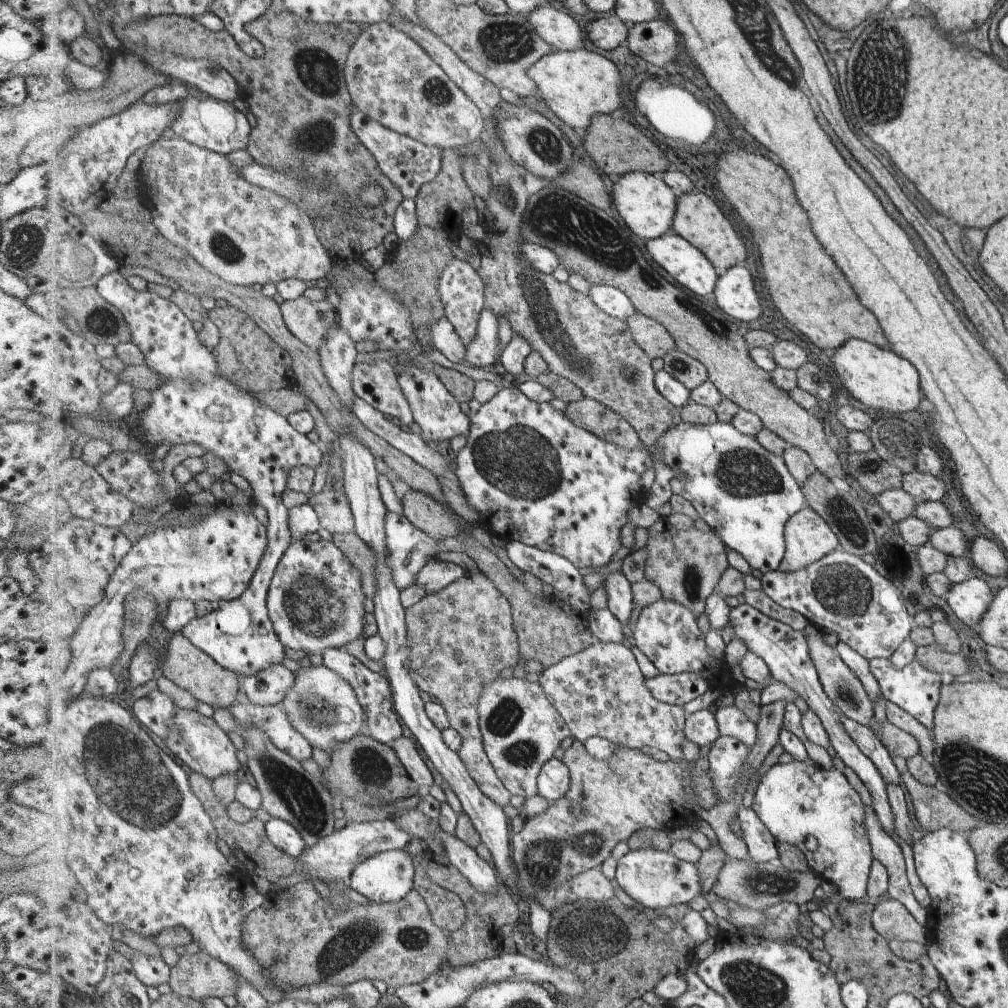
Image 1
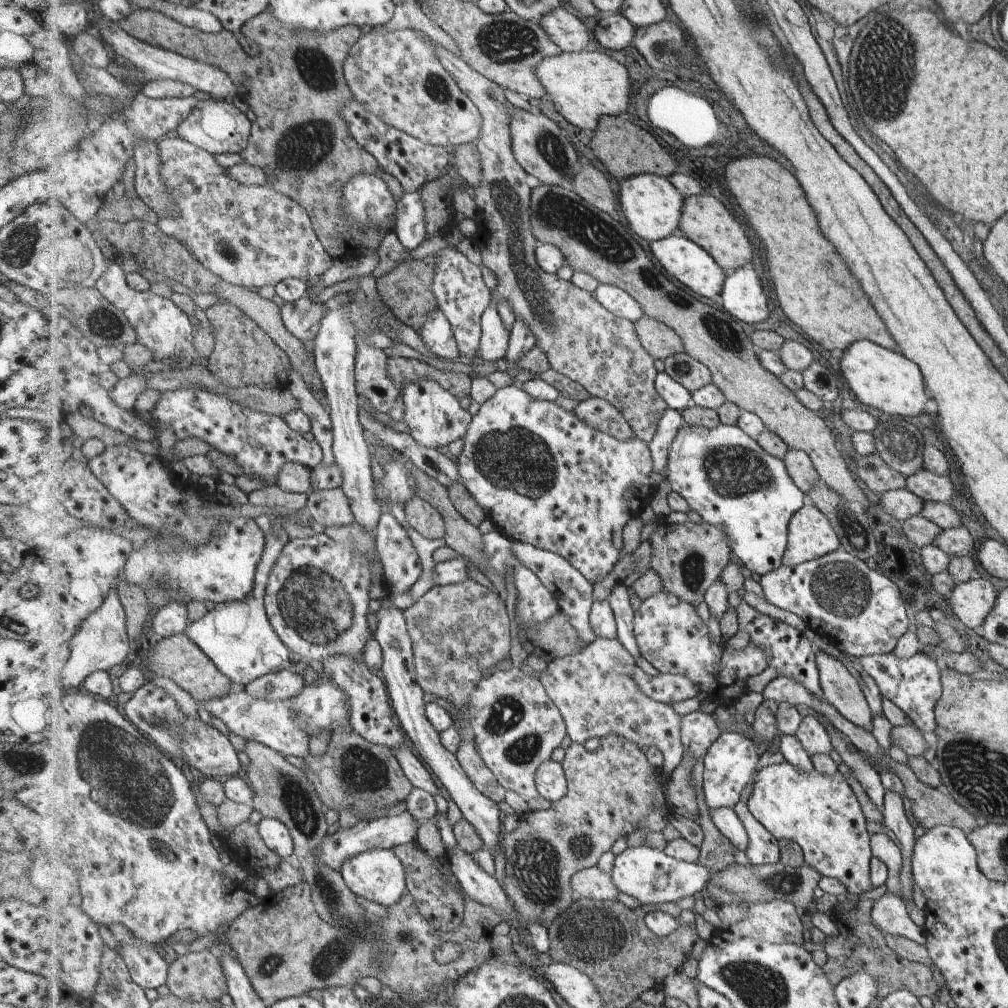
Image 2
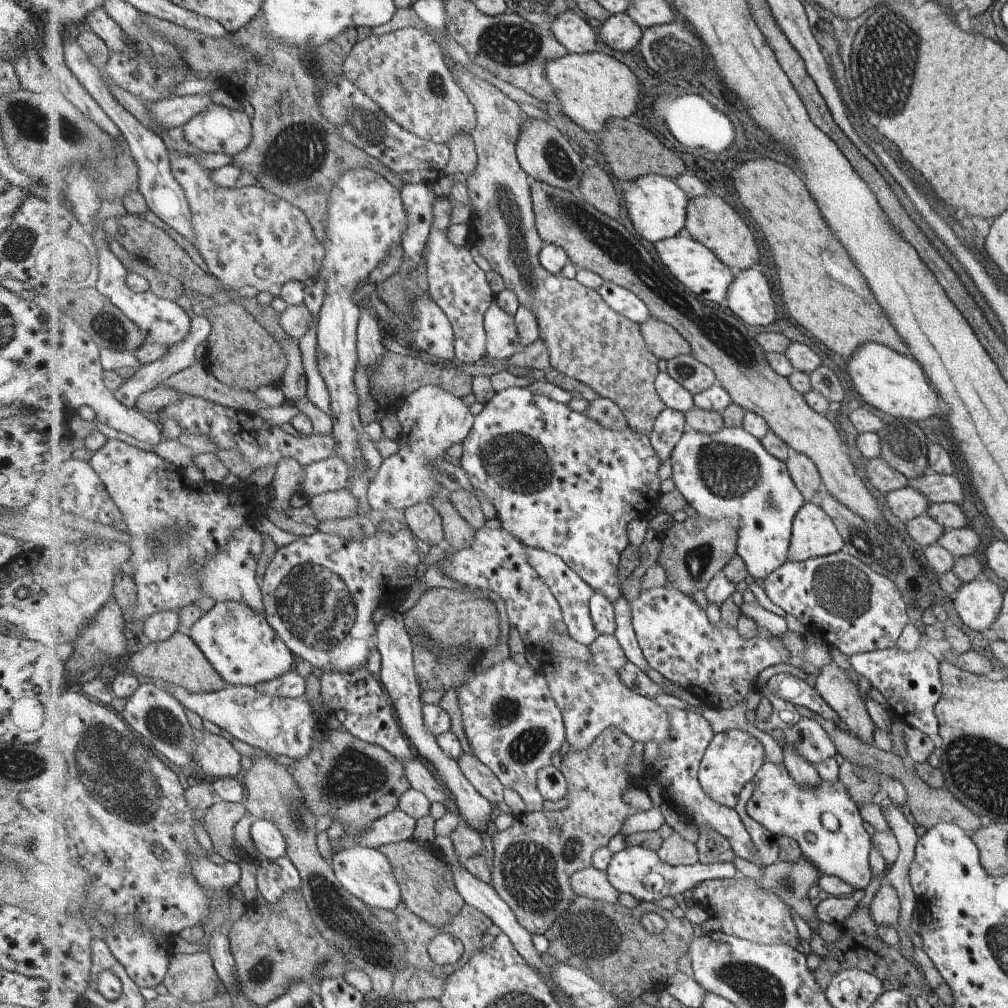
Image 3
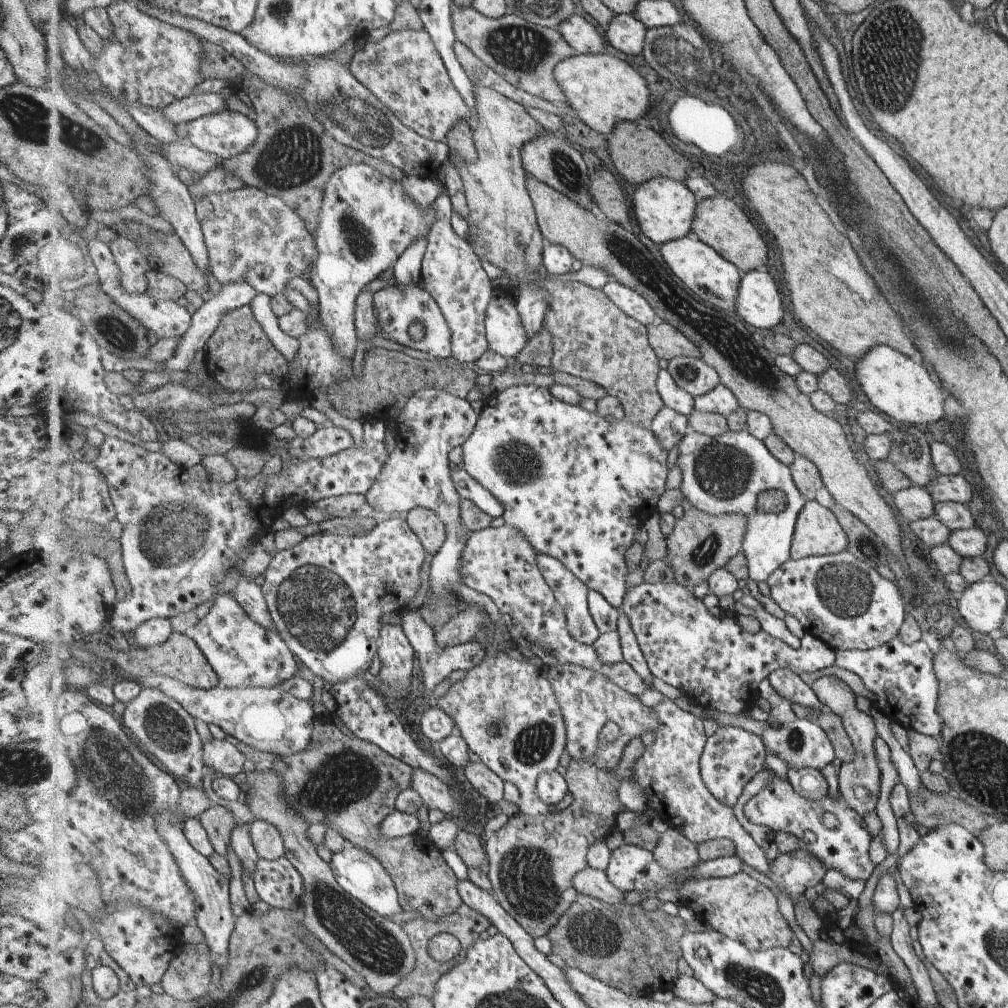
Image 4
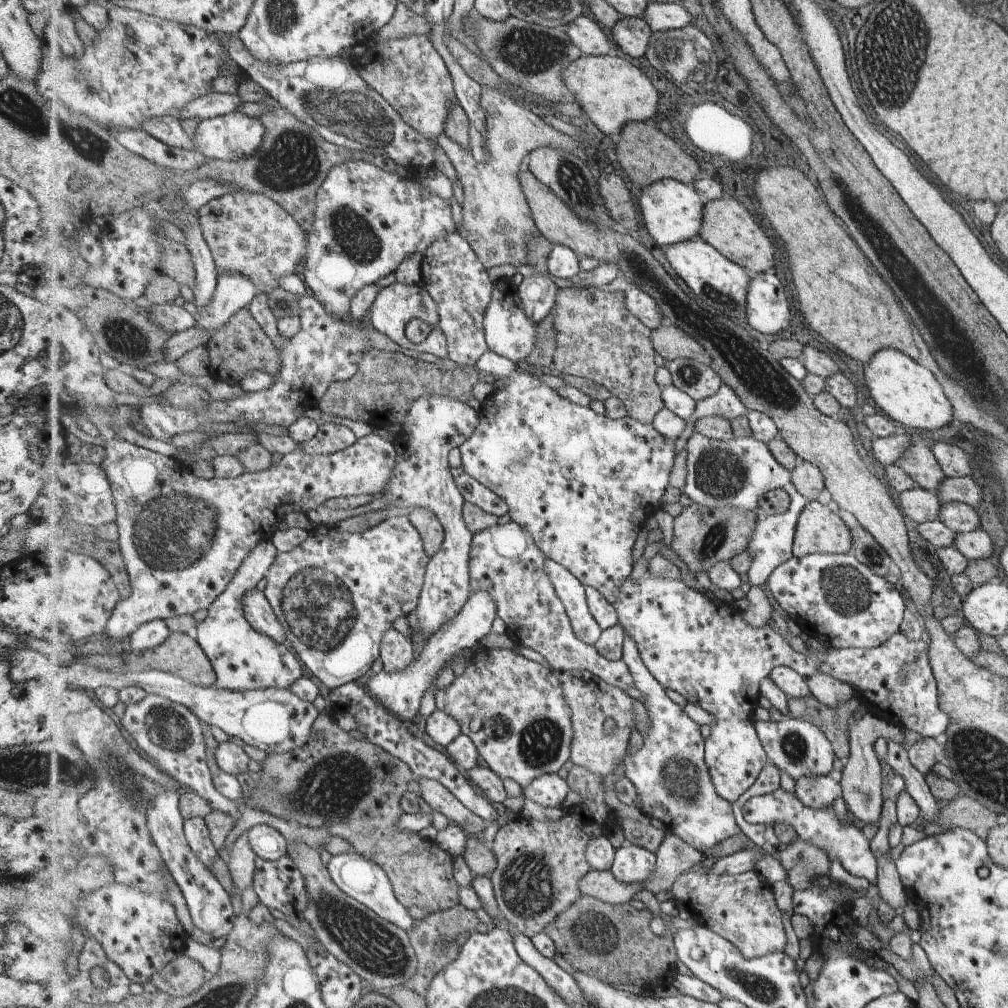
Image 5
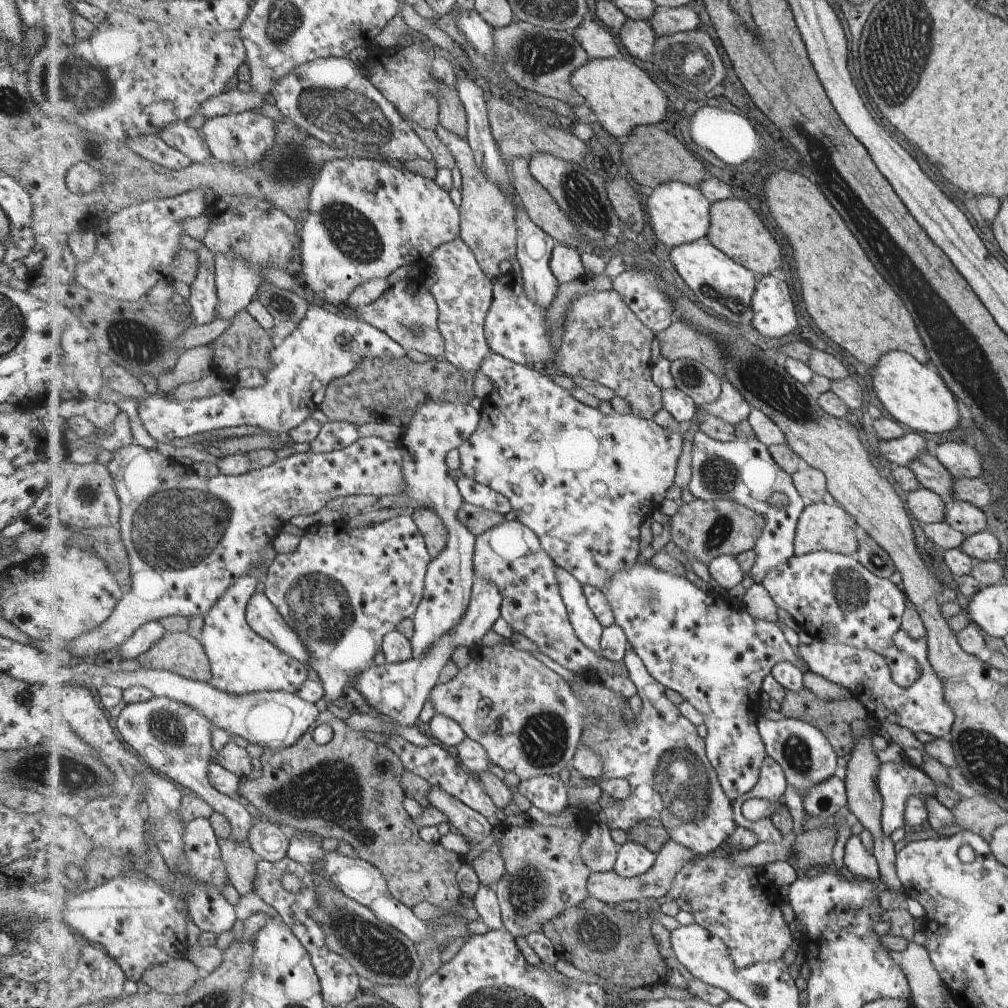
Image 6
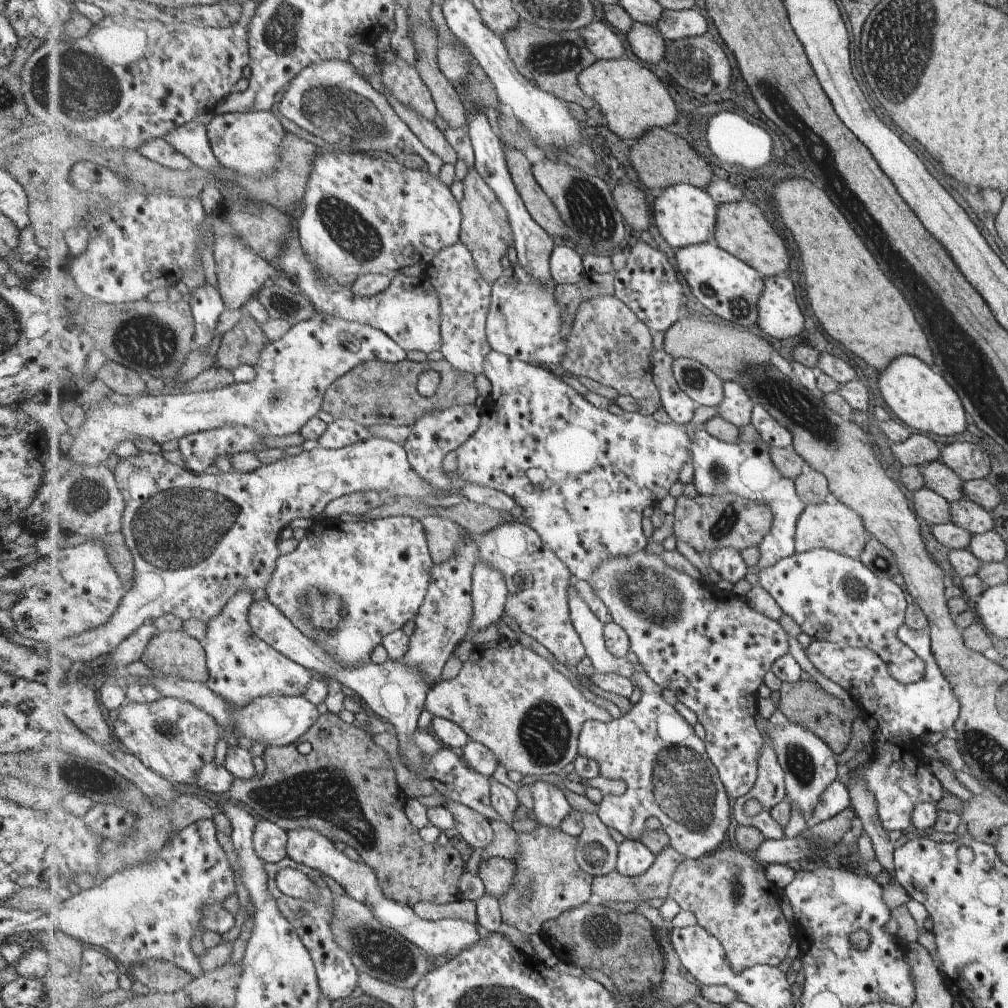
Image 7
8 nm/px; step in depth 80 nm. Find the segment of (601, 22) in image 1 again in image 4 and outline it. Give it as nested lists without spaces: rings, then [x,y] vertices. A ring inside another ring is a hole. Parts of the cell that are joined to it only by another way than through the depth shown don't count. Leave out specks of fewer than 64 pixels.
[[[633,14],[617,15],[608,24],[606,40],[625,54],[643,52],[648,28]]]

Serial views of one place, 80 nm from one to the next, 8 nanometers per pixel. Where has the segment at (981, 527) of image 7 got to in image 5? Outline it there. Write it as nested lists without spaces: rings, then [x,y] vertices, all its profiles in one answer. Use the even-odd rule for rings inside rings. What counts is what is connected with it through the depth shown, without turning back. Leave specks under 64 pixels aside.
[[[959,501],[942,503],[937,519],[955,534],[972,532],[979,527],[979,516],[973,508]]]

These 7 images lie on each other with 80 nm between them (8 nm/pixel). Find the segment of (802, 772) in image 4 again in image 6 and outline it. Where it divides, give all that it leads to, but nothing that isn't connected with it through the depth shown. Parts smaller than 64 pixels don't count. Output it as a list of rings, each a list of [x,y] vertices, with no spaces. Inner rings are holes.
[[[835,776],[819,786],[813,786],[803,803],[805,812],[811,814],[813,818],[832,820],[839,808],[847,805],[847,790],[845,790],[844,780]]]

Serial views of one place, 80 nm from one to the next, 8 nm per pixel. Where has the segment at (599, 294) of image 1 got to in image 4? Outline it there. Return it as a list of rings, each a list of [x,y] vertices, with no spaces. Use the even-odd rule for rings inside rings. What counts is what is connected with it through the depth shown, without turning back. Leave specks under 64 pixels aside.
[[[610,277],[603,287],[605,294],[630,317],[644,325],[652,325],[659,320],[658,314],[651,303],[639,291],[621,284],[615,277]]]

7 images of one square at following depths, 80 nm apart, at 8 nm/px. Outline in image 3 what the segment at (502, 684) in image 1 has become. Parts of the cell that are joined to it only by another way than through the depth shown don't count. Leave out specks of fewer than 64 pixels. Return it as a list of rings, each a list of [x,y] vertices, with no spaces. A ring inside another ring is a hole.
[[[511,658],[474,677],[456,692],[463,729],[467,733],[472,753],[493,770],[505,788],[512,788],[521,795],[525,800],[526,813],[543,810],[544,798],[538,789],[539,772],[551,765],[553,754],[565,744],[566,740],[564,714],[552,697],[548,678],[537,674],[531,665],[521,666]]]

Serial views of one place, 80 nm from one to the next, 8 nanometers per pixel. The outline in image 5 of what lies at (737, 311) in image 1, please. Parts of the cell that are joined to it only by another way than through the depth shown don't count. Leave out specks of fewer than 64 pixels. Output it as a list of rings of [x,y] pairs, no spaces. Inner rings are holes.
[[[773,272],[751,278],[747,298],[747,323],[765,334],[777,334],[791,324],[791,306],[783,282]]]

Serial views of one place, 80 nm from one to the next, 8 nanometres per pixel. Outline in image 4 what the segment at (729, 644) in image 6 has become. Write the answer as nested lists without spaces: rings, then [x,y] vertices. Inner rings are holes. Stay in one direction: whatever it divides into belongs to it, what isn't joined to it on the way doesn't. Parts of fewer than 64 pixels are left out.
[[[645,583],[636,588],[629,588],[624,598],[623,610],[632,622],[640,646],[648,660],[648,665],[655,677],[660,678],[677,688],[693,703],[704,709],[715,709],[720,712],[739,714],[754,705],[760,696],[760,684],[772,671],[780,668],[793,669],[799,672],[819,672],[836,664],[836,649],[822,638],[805,633],[802,647],[794,649],[784,640],[774,637],[765,630],[751,634],[745,632],[735,617],[727,618],[722,614],[711,614],[704,600],[693,596],[691,590],[679,583]],[[721,727],[708,738],[703,756],[700,758],[701,774],[705,784],[719,802],[735,807],[744,788],[756,774],[765,770],[767,747],[761,735],[751,733],[743,728]]]

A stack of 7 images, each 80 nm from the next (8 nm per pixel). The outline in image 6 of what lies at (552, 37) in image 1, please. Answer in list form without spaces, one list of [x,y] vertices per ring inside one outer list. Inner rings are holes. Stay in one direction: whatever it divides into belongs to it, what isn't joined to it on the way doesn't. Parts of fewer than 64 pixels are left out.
[[[585,18],[573,32],[581,46],[587,50],[591,59],[605,59],[619,56],[619,44],[615,40],[614,32],[605,28],[601,22]]]

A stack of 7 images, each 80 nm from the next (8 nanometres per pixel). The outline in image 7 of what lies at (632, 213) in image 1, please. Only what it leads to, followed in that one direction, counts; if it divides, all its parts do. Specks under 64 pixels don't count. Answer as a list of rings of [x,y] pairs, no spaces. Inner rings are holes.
[[[677,183],[657,194],[653,220],[662,238],[673,250],[709,242],[714,238],[719,218],[719,204],[705,189],[689,183]]]

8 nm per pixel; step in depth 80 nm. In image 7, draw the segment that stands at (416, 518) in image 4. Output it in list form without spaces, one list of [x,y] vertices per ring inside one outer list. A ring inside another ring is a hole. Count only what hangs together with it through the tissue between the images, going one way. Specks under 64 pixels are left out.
[[[428,515],[421,522],[428,536],[428,547],[435,564],[448,561],[456,553],[456,548],[467,531],[451,519],[441,516]]]

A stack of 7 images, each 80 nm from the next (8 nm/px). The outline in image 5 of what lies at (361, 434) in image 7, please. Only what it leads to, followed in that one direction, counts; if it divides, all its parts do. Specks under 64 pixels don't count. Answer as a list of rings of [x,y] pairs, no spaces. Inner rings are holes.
[[[322,423],[319,433],[309,442],[303,442],[299,449],[311,455],[329,455],[340,452],[357,442],[355,432],[347,426],[333,423]]]

